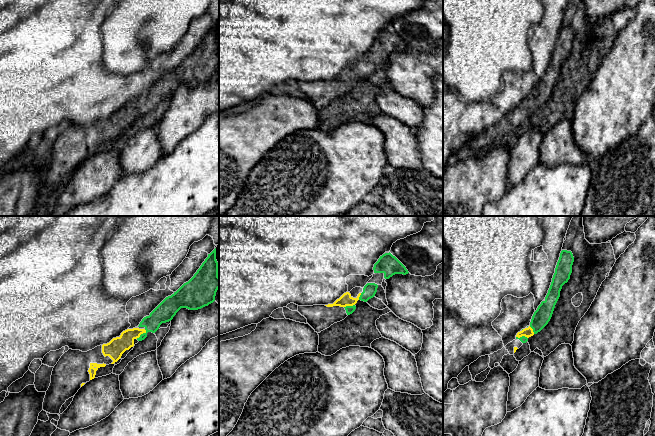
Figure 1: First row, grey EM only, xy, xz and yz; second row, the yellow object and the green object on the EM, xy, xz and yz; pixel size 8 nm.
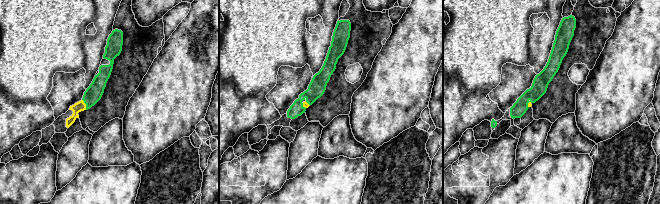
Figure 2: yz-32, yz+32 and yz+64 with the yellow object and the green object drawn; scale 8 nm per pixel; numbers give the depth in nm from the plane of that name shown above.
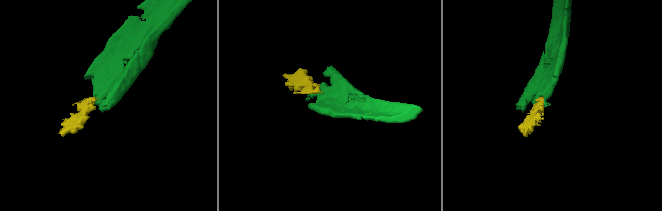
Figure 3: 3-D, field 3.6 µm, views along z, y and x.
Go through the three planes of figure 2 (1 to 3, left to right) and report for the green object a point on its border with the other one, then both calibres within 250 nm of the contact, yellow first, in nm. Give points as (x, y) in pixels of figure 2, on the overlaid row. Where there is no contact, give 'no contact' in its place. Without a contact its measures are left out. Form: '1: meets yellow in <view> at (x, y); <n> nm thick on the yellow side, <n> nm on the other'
1: meets yellow in yz-32 at (85, 104); 80 nm thick on the yellow side, 140 nm on the other
2: meets yellow in yz+32 at (303, 106); 50 nm thick on the yellow side, 140 nm on the other
3: meets yellow in yz+64 at (528, 104); 30 nm thick on the yellow side, 130 nm on the other

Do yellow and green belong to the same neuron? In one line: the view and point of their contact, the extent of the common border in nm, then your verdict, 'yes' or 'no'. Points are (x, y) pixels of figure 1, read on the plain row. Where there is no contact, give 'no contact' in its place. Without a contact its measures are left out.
contact xy (141, 109); length 110 nm; yes

